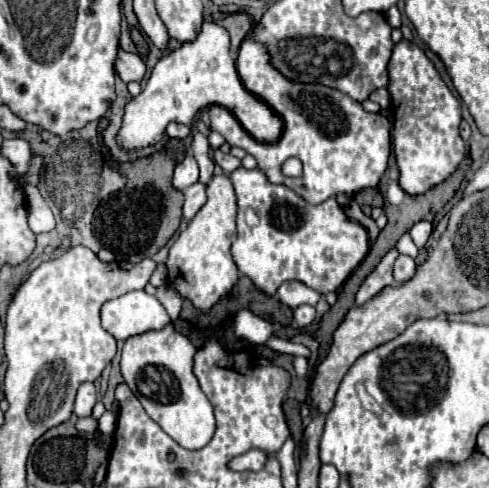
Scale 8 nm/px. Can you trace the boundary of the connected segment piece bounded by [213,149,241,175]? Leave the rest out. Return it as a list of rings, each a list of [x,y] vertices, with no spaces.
[[[215,149],[215,157],[213,157],[213,159],[215,159],[215,163],[221,165],[221,169],[223,169],[227,175],[241,167],[241,159],[233,157],[231,153],[223,153],[221,149]]]

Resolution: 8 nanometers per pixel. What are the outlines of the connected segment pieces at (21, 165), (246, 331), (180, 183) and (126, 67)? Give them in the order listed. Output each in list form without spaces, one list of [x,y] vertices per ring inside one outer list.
[[[13,137],[13,139],[3,141],[1,153],[15,165],[17,173],[27,171],[29,159],[31,159],[31,147],[29,147],[29,143],[23,137]]]
[[[241,311],[235,315],[235,335],[247,339],[253,345],[261,345],[267,339],[275,335],[273,325],[259,315],[253,315],[249,311]]]
[[[189,153],[177,167],[175,167],[175,175],[173,175],[173,185],[175,189],[187,189],[189,185],[197,183],[199,179],[199,167],[197,167],[197,161],[195,157]]]
[[[121,47],[117,49],[117,59],[115,59],[115,73],[125,81],[141,81],[145,73],[145,63],[139,55],[127,53]]]

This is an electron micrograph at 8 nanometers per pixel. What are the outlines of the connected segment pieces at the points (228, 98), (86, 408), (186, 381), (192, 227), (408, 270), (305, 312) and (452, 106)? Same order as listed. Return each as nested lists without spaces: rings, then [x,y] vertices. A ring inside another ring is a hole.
[[[203,21],[197,39],[183,43],[175,51],[169,51],[153,67],[145,89],[127,103],[123,127],[119,131],[119,143],[127,149],[153,145],[163,137],[167,123],[177,121],[191,125],[197,111],[209,105],[221,105],[229,109],[239,119],[243,129],[261,143],[275,143],[281,137],[281,117],[265,101],[257,99],[241,85],[235,71],[235,61],[229,55],[229,33],[219,23]]]
[[[83,383],[77,391],[77,399],[75,399],[75,415],[77,417],[89,417],[91,409],[97,401],[97,389],[93,383]]]
[[[171,323],[163,329],[129,337],[121,351],[121,375],[125,383],[141,401],[147,415],[185,449],[201,449],[215,431],[213,407],[193,375],[193,351],[191,341],[177,333]]]
[[[213,175],[207,185],[207,203],[191,219],[169,251],[169,259],[165,263],[169,269],[169,283],[173,283],[173,287],[201,311],[209,311],[239,279],[239,271],[231,255],[231,243],[237,235],[235,219],[237,197],[233,183],[227,175]]]
[[[401,255],[397,261],[395,261],[395,281],[399,283],[399,285],[403,285],[403,283],[407,283],[413,275],[415,275],[415,271],[417,271],[417,263],[411,259],[411,257],[407,257],[407,255]]]
[[[301,305],[301,307],[293,309],[293,317],[295,317],[295,321],[297,321],[299,327],[307,327],[315,319],[315,307]]]
[[[405,39],[395,43],[387,75],[387,91],[395,111],[393,147],[399,167],[399,185],[409,195],[423,195],[451,177],[465,159],[465,143],[459,137],[461,105],[441,81],[423,49]]]

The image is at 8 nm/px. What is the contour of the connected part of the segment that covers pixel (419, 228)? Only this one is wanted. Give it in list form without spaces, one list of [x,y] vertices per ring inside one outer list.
[[[419,221],[419,223],[415,223],[411,227],[409,235],[411,235],[411,239],[413,239],[413,243],[417,247],[425,247],[427,241],[429,241],[429,237],[431,237],[431,231],[433,231],[433,225],[429,221]]]

